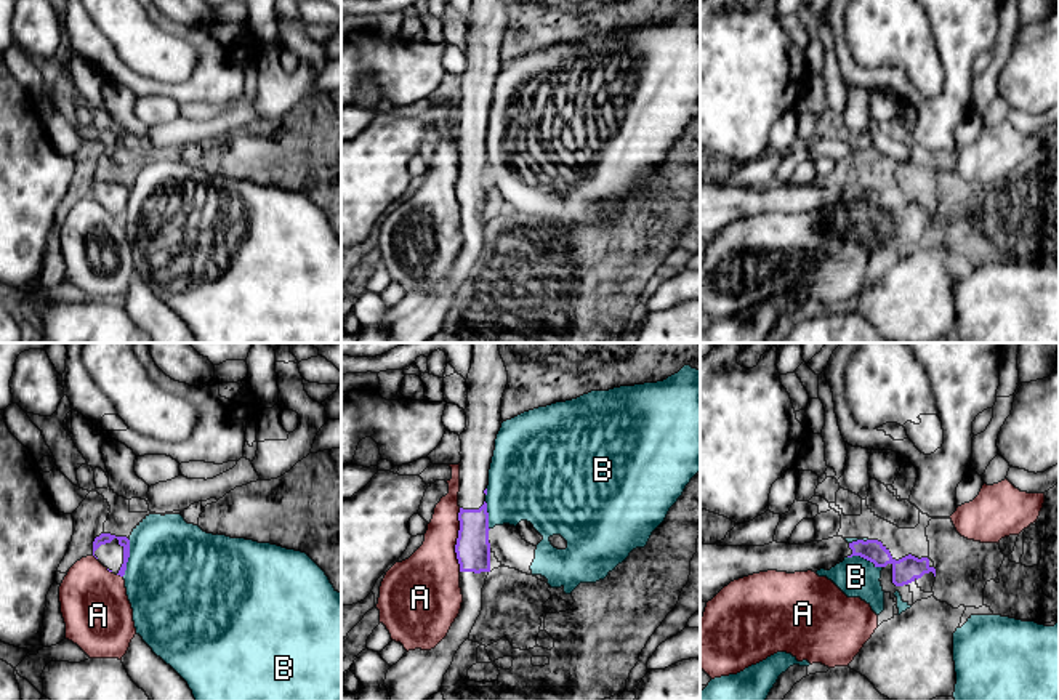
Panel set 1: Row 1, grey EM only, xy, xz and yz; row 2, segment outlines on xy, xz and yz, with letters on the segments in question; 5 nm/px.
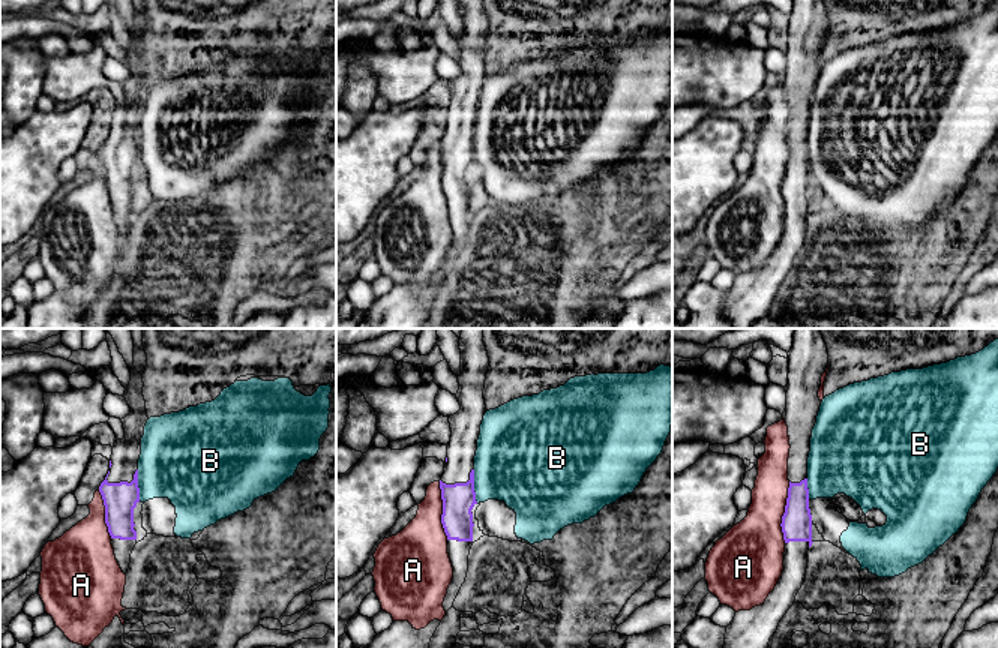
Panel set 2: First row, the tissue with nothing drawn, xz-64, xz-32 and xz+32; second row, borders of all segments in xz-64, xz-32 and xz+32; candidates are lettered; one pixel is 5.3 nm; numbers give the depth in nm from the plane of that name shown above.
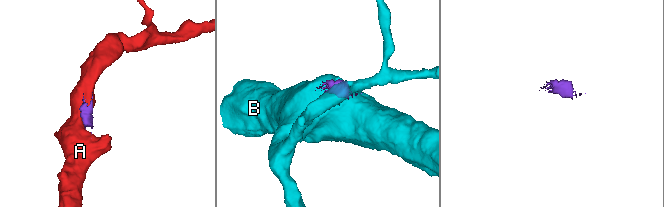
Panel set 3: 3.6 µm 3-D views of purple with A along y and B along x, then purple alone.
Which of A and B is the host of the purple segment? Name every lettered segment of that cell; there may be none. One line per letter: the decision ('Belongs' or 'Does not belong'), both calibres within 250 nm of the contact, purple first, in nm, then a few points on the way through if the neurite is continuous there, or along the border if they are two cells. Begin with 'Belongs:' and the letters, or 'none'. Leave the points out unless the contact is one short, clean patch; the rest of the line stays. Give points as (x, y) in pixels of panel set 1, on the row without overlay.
Belongs: none
A: Does not belong. Thickness 180 nm (purple) against 300 nm
B: Does not belong. Thickness 60 nm (purple) against 500 nm. Boundary: xy (128, 180), (128, 202), (122, 217)

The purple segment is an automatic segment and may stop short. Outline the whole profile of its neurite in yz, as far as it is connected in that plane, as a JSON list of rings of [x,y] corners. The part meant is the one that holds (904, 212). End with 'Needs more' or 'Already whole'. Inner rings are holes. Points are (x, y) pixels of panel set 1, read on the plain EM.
[[[843,178],[804,186],[772,183],[764,187],[718,187],[700,184],[700,240],[711,242],[731,223],[767,211],[817,213],[830,211],[846,199],[860,197],[875,208],[892,207],[892,224],[904,227],[912,223],[924,234],[932,234],[936,223],[934,203],[912,195],[896,202],[878,181],[848,184]]]. Needs more

